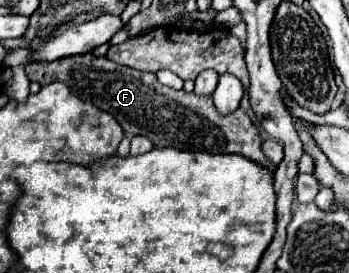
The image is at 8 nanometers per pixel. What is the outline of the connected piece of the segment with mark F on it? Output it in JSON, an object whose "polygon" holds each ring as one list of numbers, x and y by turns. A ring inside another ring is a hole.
{"polygon":[[86,53,64,57,54,63,32,63,30,81,38,81,40,85,52,81,66,83,74,93,78,93,80,99,108,111,120,123,128,137,144,135,156,147,170,145,182,151,242,155,256,165,268,169,270,173,274,173,276,169,276,165,270,163,268,157,262,153,262,137,244,109,238,109,230,115,220,115,210,95,200,97,196,93,190,93,188,109,188,93,160,85,154,73,134,71,130,67,108,61,106,57]]}

